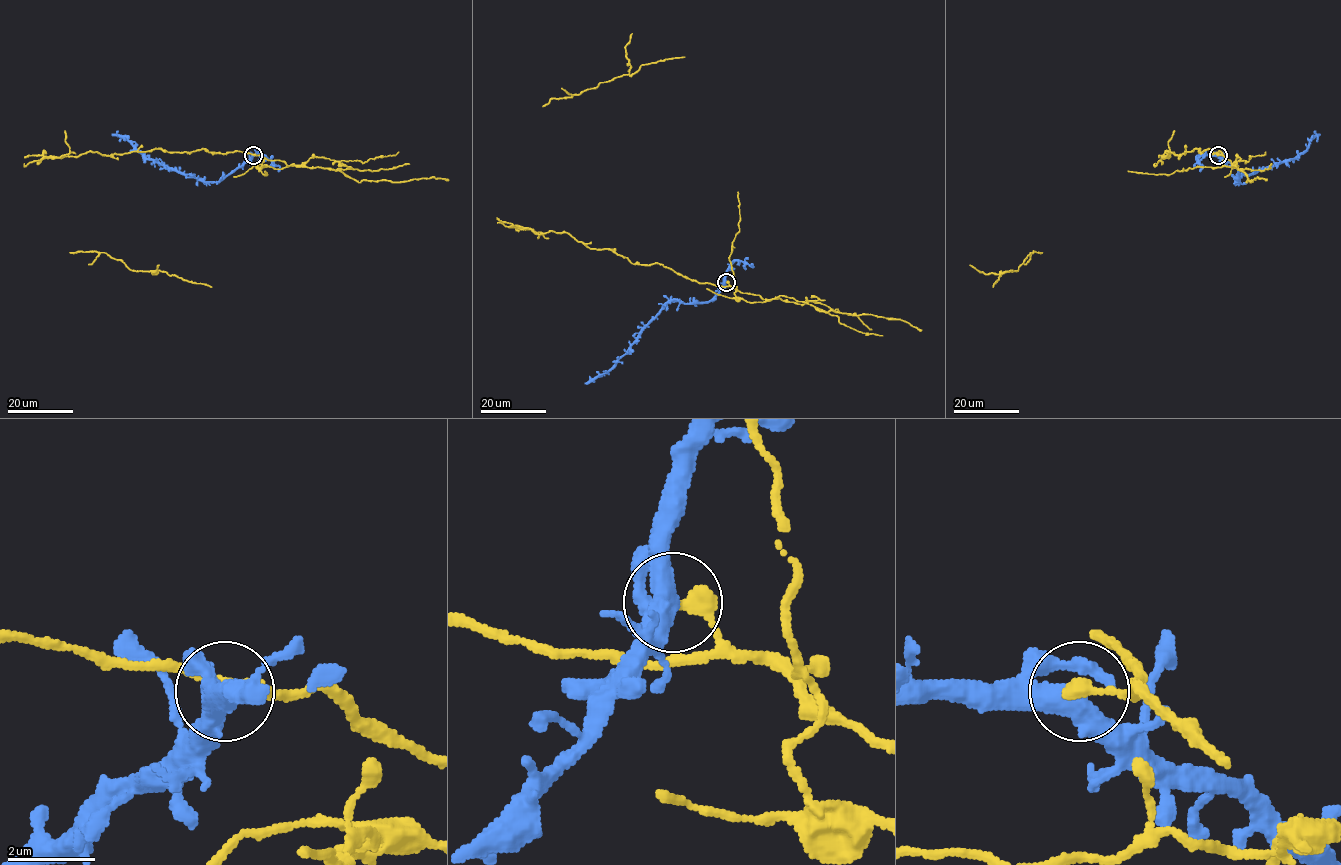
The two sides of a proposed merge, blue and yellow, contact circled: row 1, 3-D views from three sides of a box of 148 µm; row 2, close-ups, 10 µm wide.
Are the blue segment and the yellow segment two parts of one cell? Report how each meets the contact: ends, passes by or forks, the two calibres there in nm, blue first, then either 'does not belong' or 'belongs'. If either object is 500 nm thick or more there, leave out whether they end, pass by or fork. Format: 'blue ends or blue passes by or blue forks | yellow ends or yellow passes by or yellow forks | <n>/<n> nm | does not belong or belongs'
blue passes by | yellow ends | 440/400 nm | does not belong

